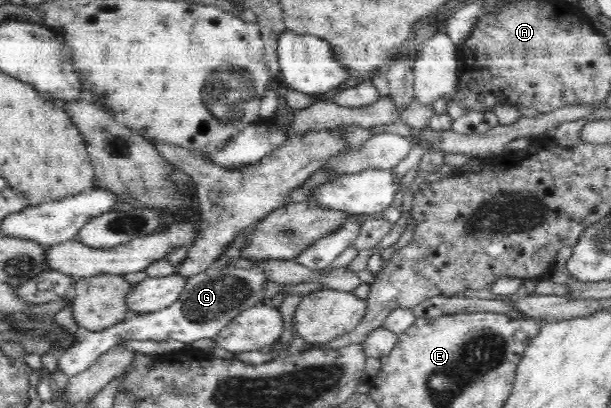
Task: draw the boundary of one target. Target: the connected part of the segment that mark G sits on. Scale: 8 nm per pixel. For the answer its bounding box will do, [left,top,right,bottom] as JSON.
[57,263,269,376]

